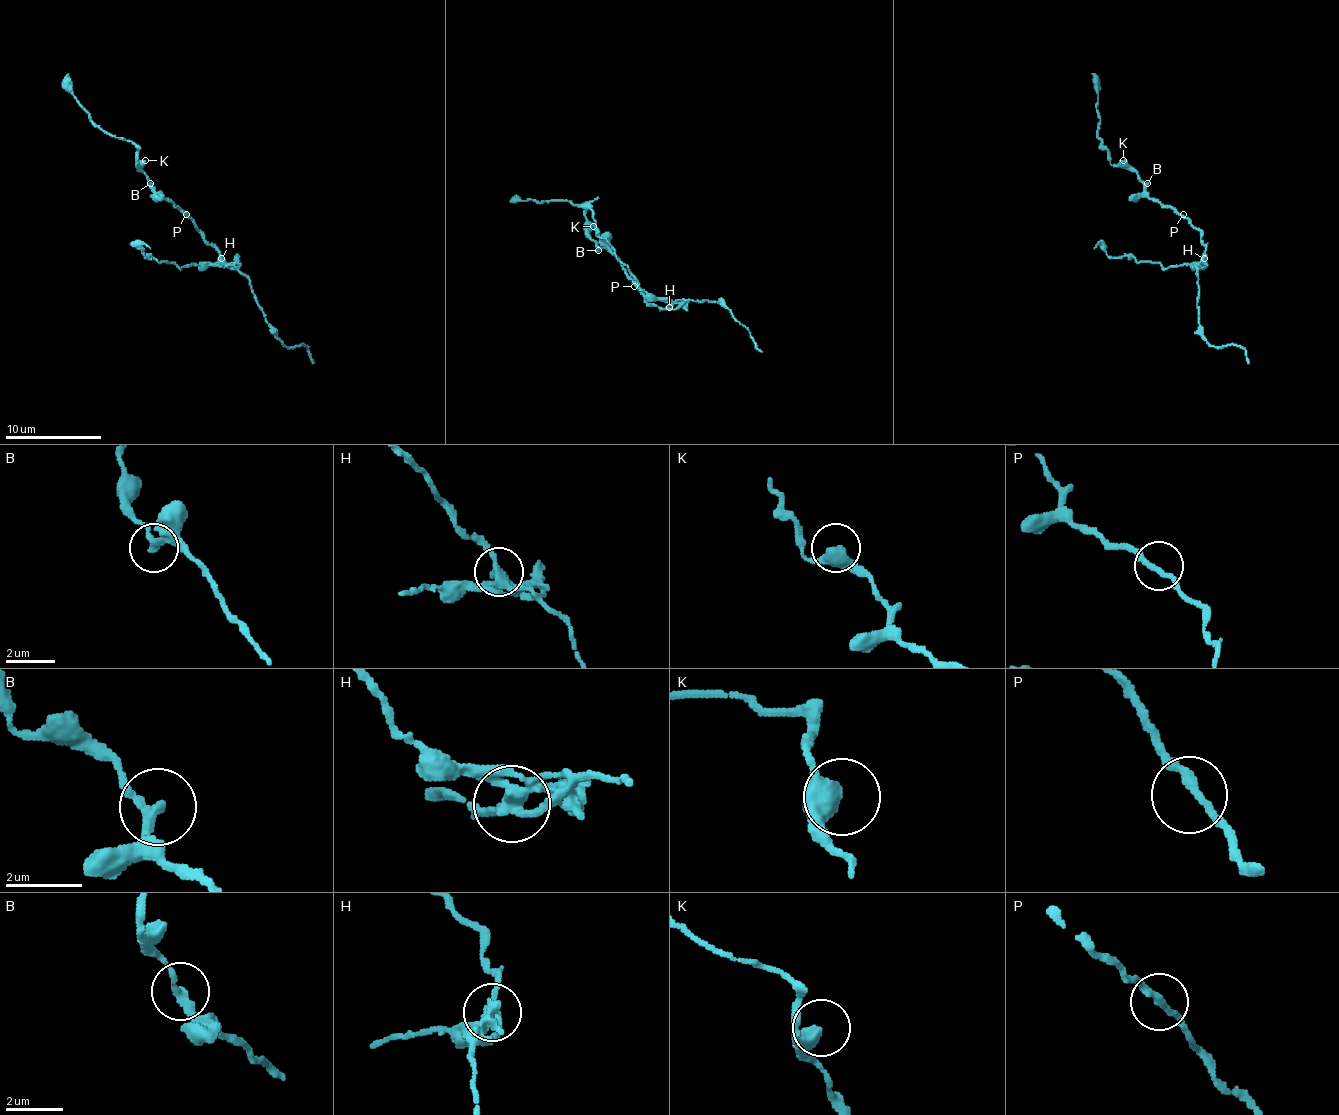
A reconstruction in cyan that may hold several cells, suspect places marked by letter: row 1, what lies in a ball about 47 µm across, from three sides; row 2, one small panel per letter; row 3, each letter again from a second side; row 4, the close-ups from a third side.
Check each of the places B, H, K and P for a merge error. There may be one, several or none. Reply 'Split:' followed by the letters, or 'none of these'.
Split: H

